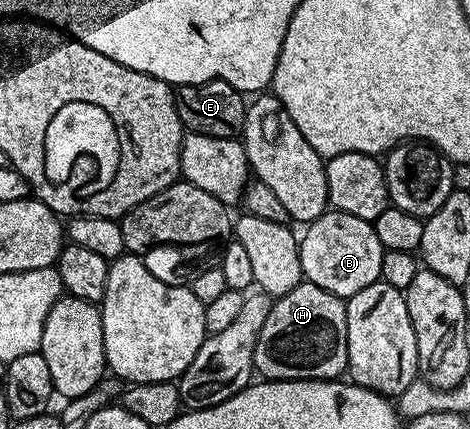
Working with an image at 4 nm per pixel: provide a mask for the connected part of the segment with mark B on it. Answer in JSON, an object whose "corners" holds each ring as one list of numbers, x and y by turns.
{"corners":[[328,209,303,231,298,244,302,274,320,289,328,289,328,293,345,301,381,280,383,250,373,223,352,217,352,213]]}

